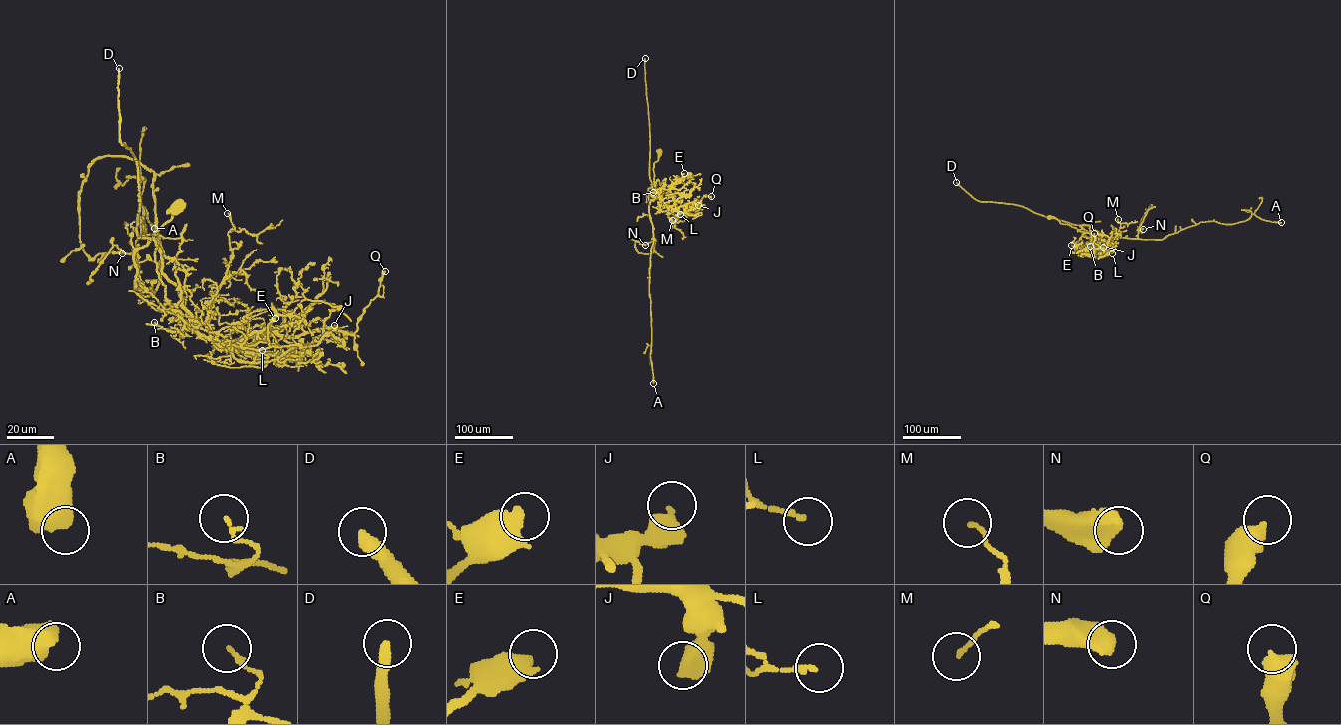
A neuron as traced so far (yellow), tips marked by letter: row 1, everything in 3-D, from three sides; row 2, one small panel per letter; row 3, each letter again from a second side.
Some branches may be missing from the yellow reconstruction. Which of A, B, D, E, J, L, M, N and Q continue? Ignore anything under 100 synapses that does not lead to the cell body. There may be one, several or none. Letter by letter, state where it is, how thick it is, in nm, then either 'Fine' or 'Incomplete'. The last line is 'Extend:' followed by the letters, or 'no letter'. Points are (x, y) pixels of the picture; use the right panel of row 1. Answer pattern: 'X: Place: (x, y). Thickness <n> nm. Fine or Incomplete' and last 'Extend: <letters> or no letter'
A: Place: (1281, 222). Thickness 600 nm. Fine
B: Place: (1090, 246). Thickness 110 nm. Fine
D: Place: (956, 182). Thickness 360 nm. Incomplete
E: Place: (1071, 245). Thickness 550 nm. Fine
J: Place: (1103, 247). Thickness 480 nm. Fine
L: Place: (1112, 253). Thickness 140 nm. Fine
M: Place: (1118, 219). Thickness 110 nm. Fine
N: Place: (1143, 229). Thickness 700 nm. Fine
Q: Place: (1094, 233). Thickness 480 nm. Fine
Extend: D

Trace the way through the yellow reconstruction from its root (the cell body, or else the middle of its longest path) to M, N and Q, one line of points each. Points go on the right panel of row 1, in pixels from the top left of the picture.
M: (1049, 217), (1076, 227), (1103, 249), (1118, 236), (1120, 223), (1118, 219)
N: (1049, 217), (1102, 249), (1080, 225), (1137, 238), (1151, 204), (1143, 229)
Q: (1049, 217), (1076, 227), (1108, 252), (1110, 249), (1094, 249), (1094, 233)

